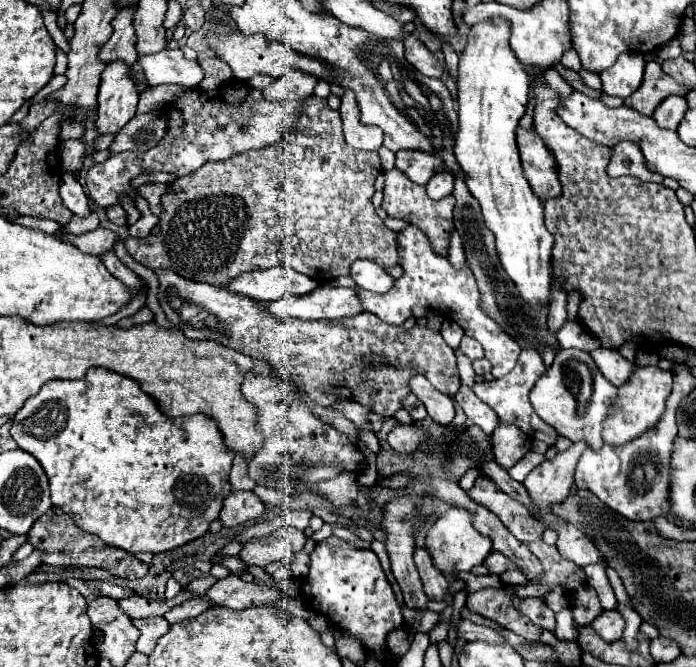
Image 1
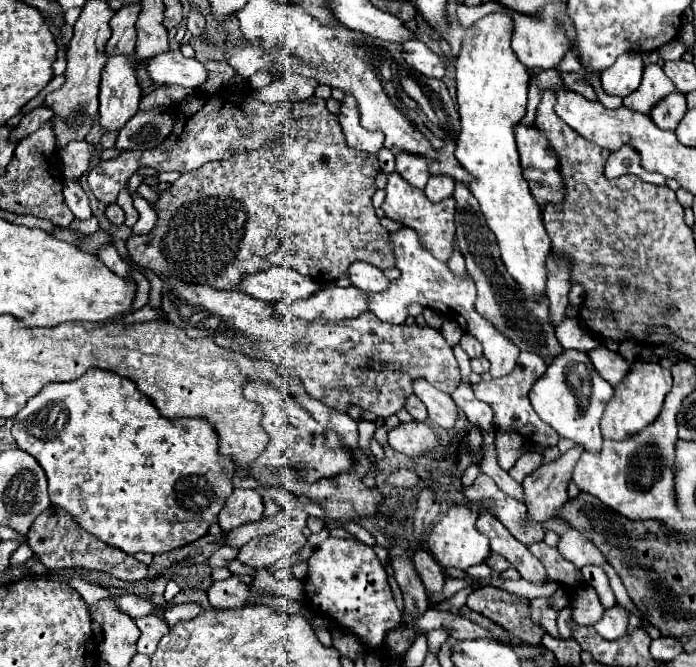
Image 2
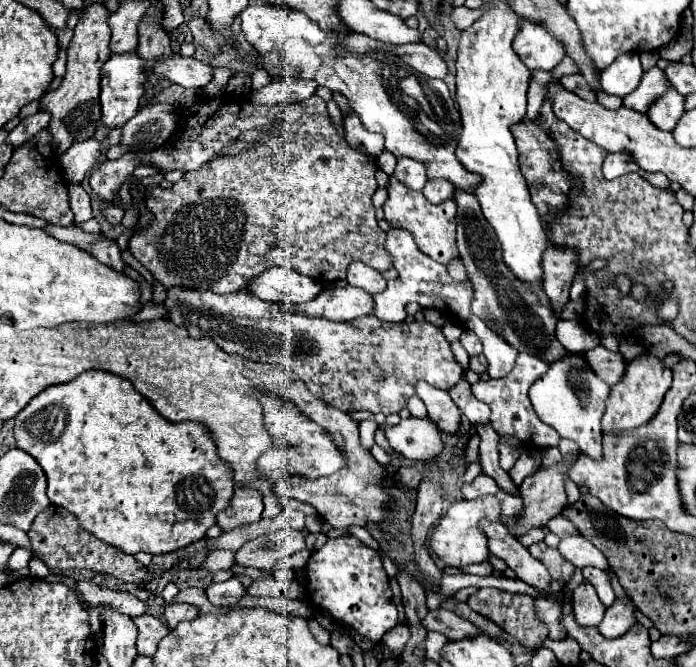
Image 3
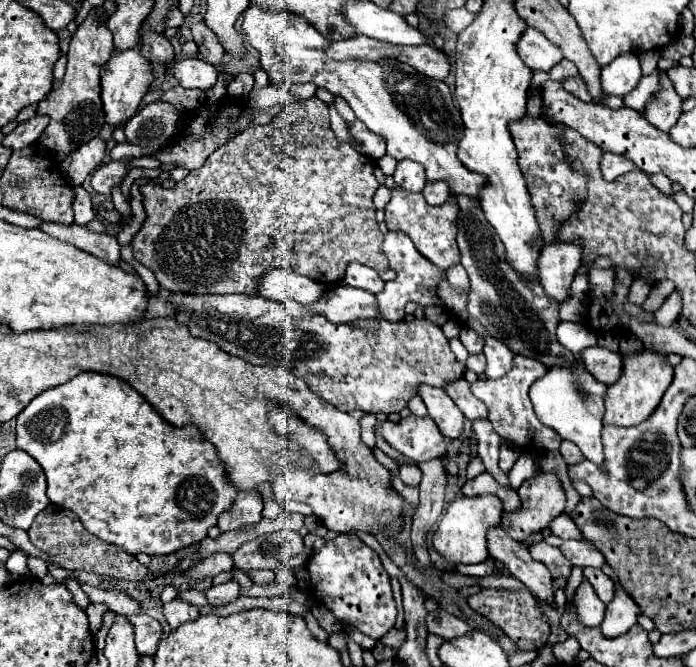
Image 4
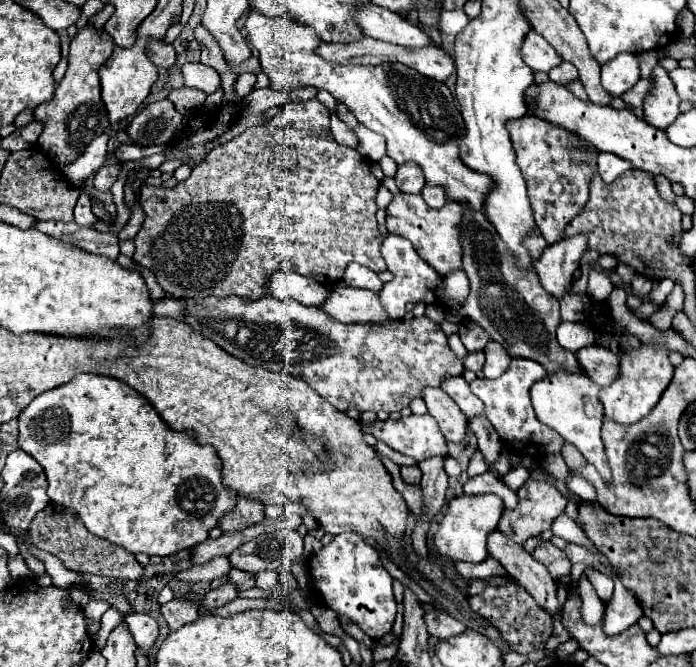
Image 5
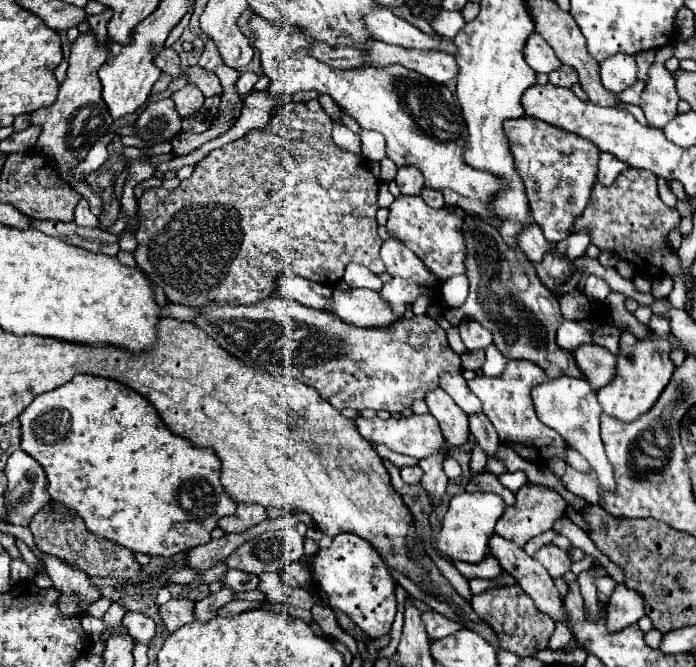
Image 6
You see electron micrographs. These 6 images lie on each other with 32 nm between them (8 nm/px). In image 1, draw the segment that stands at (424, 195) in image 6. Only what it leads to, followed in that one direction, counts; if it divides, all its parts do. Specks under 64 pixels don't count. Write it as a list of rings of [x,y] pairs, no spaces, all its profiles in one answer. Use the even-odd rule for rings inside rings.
[[[448,172],[434,174],[426,184],[426,192],[432,200],[440,200],[440,198],[452,194],[452,190],[454,190],[454,176]]]

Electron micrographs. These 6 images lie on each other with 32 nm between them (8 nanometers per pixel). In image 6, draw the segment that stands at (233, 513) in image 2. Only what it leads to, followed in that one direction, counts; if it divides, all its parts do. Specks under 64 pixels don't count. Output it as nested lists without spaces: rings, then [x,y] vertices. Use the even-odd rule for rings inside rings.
[[[240,504],[234,516],[226,516],[218,522],[218,526],[226,532],[226,534],[240,534],[246,532],[248,528],[260,524],[262,520],[266,520],[266,508],[264,506],[256,506],[256,504]]]

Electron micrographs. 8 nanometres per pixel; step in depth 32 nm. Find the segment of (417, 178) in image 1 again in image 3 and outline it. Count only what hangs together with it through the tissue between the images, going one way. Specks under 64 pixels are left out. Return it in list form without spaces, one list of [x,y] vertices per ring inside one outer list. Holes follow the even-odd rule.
[[[400,158],[400,162],[396,164],[396,170],[394,170],[394,178],[398,178],[398,182],[408,186],[410,190],[422,190],[428,180],[424,164],[416,162],[412,158]]]

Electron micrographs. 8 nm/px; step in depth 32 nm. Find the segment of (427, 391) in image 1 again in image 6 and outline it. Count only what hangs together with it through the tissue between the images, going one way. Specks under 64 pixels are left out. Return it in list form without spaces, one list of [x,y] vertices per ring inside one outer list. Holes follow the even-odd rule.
[[[442,388],[430,390],[426,394],[426,404],[430,408],[430,414],[438,420],[444,438],[452,446],[462,446],[468,442],[470,438],[468,416],[462,412],[462,408],[456,406],[456,402]]]

